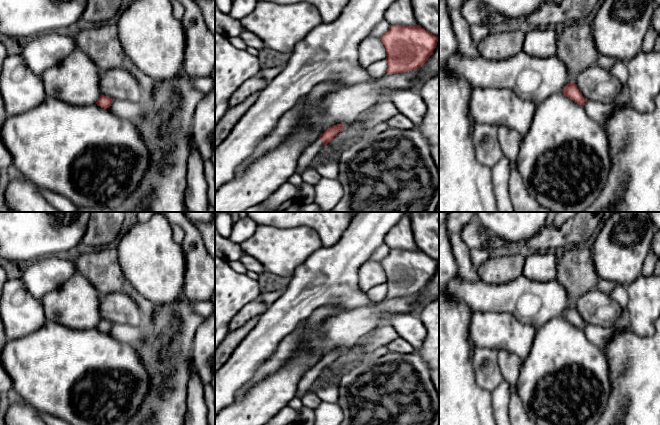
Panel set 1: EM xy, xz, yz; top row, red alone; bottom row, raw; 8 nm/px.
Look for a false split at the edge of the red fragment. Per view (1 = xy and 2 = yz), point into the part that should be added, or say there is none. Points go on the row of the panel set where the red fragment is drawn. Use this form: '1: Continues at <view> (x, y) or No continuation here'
1: No continuation here
2: No continuation here

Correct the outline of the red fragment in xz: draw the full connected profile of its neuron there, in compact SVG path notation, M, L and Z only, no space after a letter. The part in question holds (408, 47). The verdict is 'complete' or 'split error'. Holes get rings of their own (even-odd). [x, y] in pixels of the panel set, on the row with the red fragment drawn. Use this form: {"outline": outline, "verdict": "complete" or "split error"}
{"outline": "M391 25L380 37L387 53L387 74L418 69L432 55L438 37L421 26Z", "verdict": "complete"}

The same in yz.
{"outline": "M570 82L565 86L563 94L573 100L575 103L582 106L587 101L574 82Z", "verdict": "complete"}

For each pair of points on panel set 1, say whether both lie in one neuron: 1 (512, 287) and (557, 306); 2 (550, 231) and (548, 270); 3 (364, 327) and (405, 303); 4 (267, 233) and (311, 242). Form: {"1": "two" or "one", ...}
{"1": "one", "2": "two", "3": "one", "4": "one"}

